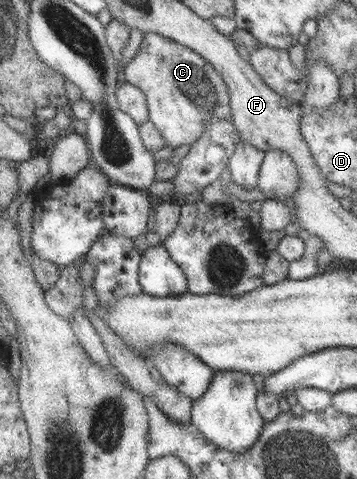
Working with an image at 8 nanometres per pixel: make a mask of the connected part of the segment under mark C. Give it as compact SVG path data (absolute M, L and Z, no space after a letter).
M159 33L143 34L136 55L122 67L122 78L146 93L150 120L160 129L167 148L193 146L209 121L232 119L231 92L215 66L190 47Z

